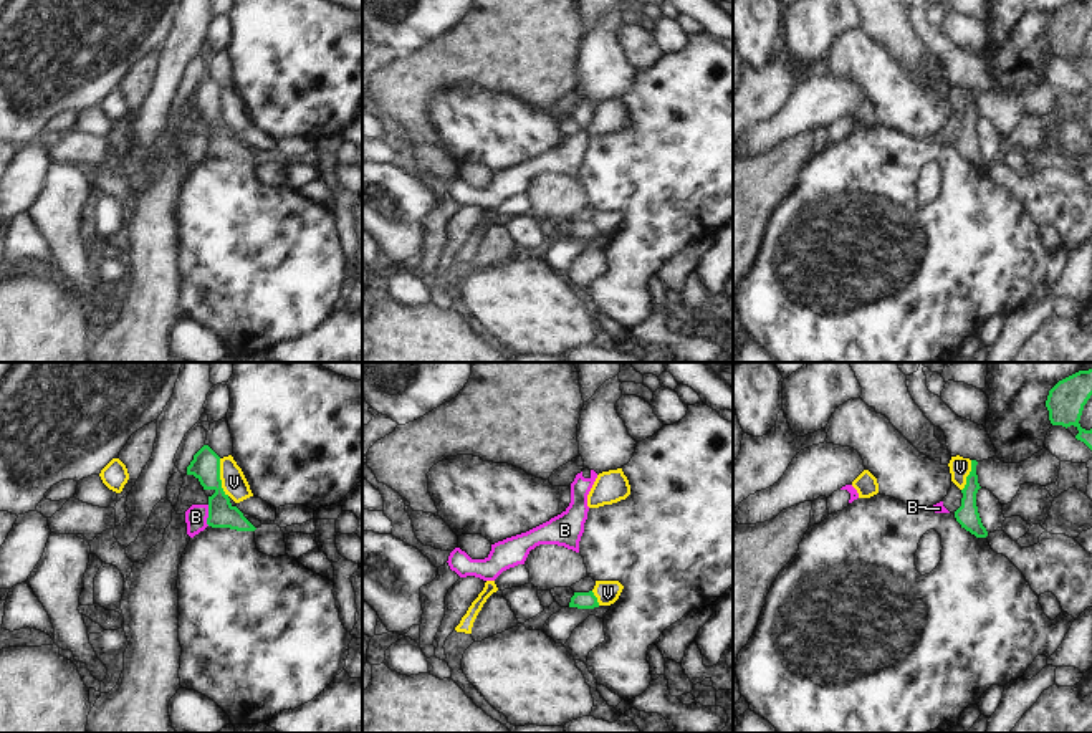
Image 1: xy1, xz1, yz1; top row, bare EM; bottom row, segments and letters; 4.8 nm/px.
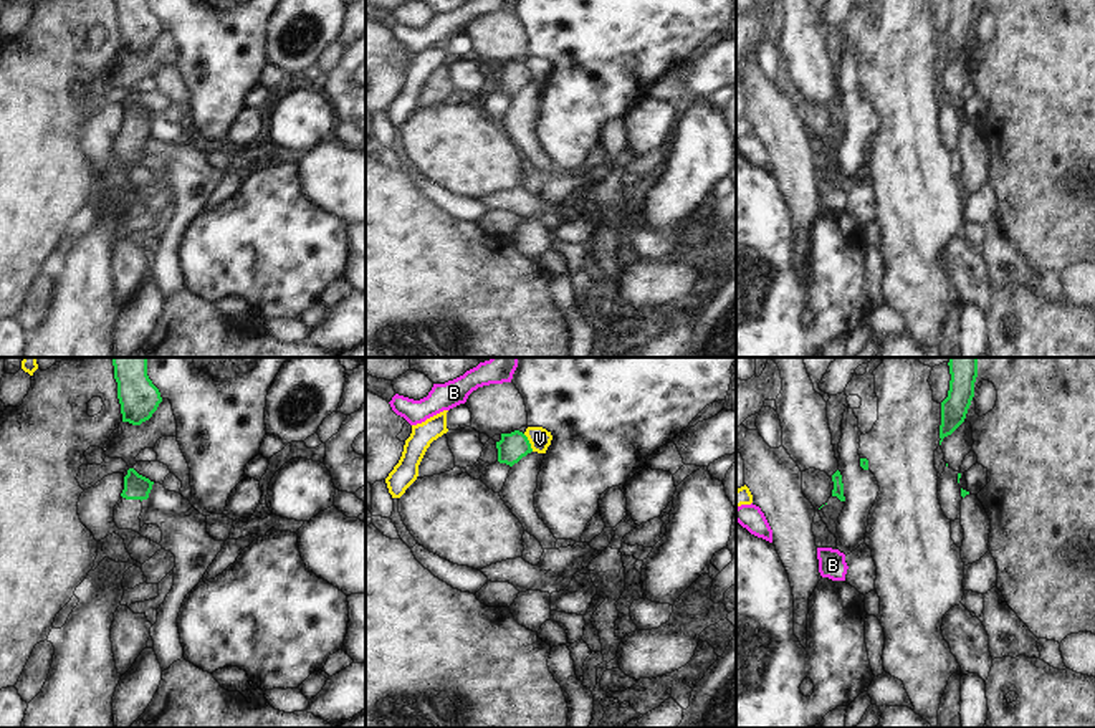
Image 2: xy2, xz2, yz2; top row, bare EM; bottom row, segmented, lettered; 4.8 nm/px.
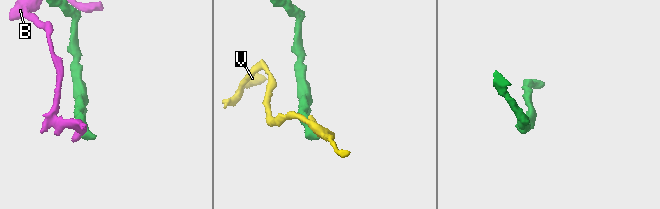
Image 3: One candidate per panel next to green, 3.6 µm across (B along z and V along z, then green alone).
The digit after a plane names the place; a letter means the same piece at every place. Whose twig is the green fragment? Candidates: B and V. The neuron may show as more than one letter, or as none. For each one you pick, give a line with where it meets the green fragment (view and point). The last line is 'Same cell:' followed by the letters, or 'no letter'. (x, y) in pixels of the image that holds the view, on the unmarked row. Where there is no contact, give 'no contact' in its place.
Same cell: no letter

